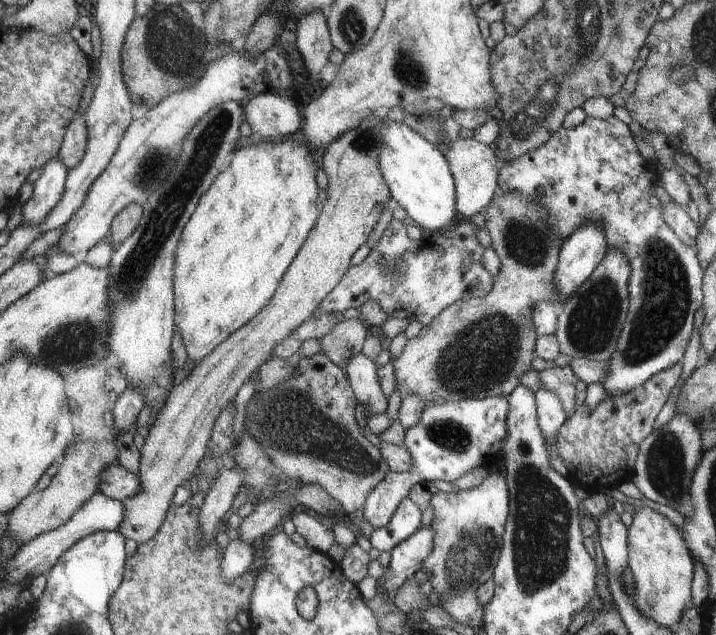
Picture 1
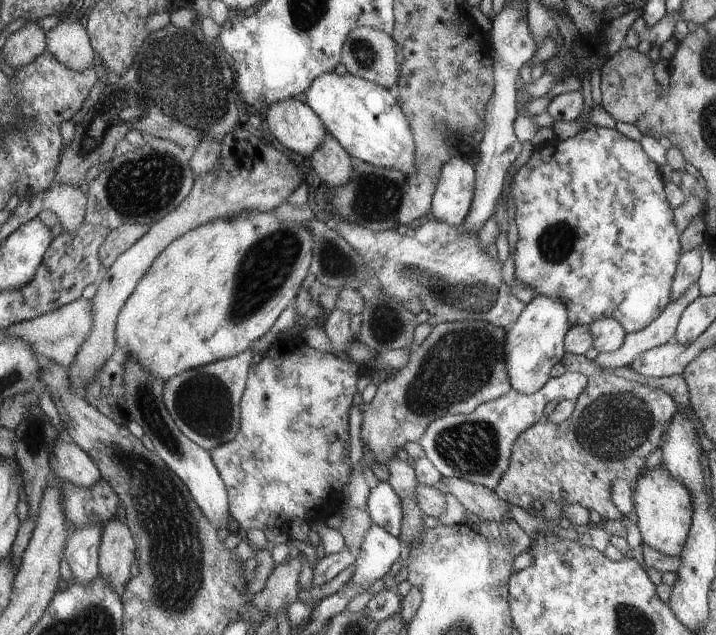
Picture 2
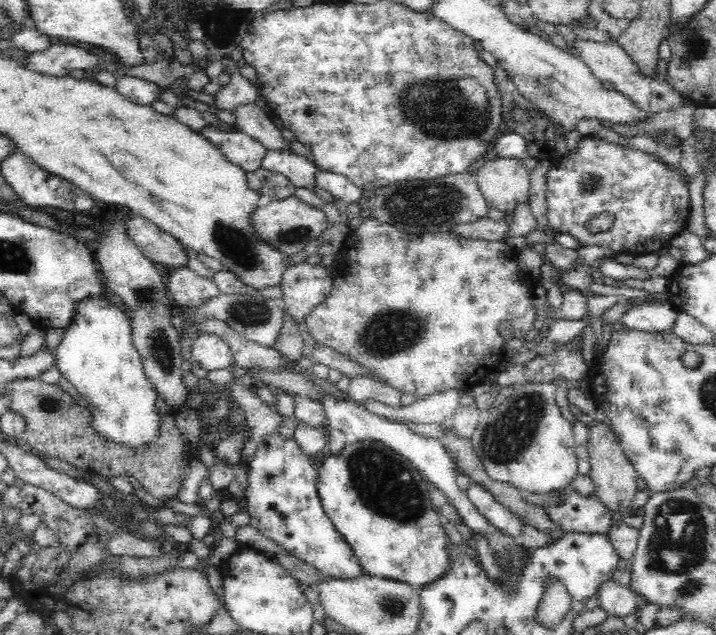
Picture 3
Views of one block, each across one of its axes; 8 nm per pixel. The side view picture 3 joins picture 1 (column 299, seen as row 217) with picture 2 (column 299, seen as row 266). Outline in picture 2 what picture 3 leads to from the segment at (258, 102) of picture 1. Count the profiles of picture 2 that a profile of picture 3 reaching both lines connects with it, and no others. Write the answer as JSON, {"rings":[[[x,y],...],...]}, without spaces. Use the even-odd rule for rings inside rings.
{"rings":[[[293,98],[271,106],[265,114],[265,126],[285,148],[309,160],[329,136],[327,124],[319,118],[311,104],[305,102],[305,98]]]}

